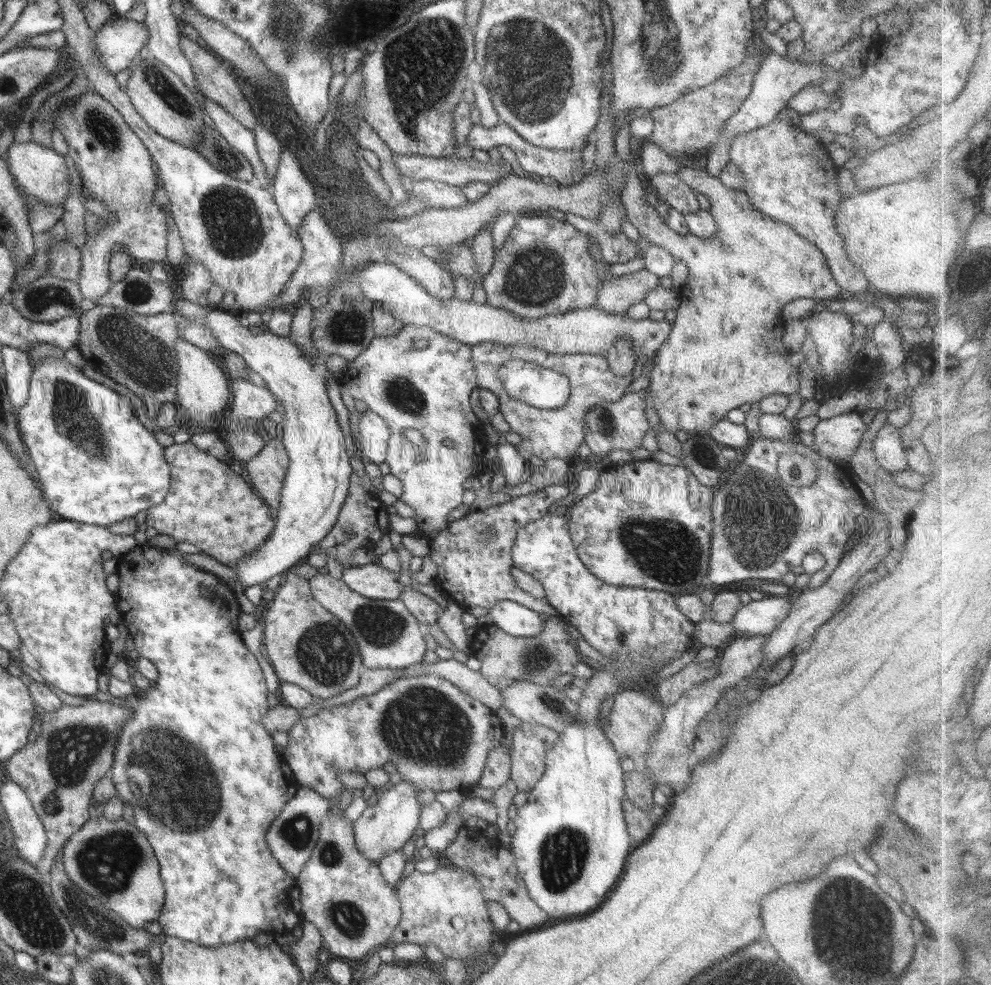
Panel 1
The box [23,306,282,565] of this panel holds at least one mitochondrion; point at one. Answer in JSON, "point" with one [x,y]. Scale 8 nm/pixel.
{"point":[129,347]}

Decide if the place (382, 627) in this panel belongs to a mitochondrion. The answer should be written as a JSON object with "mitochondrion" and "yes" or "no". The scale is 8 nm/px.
{"mitochondrion":"yes"}

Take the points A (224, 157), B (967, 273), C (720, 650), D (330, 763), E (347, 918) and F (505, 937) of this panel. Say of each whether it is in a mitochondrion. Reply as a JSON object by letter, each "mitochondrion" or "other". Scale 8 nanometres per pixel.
{"A":"mitochondrion","B":"mitochondrion","C":"other","D":"other","E":"mitochondrion","F":"other"}

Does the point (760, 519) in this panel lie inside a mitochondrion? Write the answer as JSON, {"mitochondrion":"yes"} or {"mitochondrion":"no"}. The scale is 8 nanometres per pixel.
{"mitochondrion":"yes"}

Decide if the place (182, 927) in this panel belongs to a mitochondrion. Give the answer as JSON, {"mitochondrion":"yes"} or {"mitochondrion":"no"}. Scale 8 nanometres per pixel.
{"mitochondrion":"no"}

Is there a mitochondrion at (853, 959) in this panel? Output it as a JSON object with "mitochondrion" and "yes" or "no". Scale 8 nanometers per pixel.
{"mitochondrion":"yes"}

